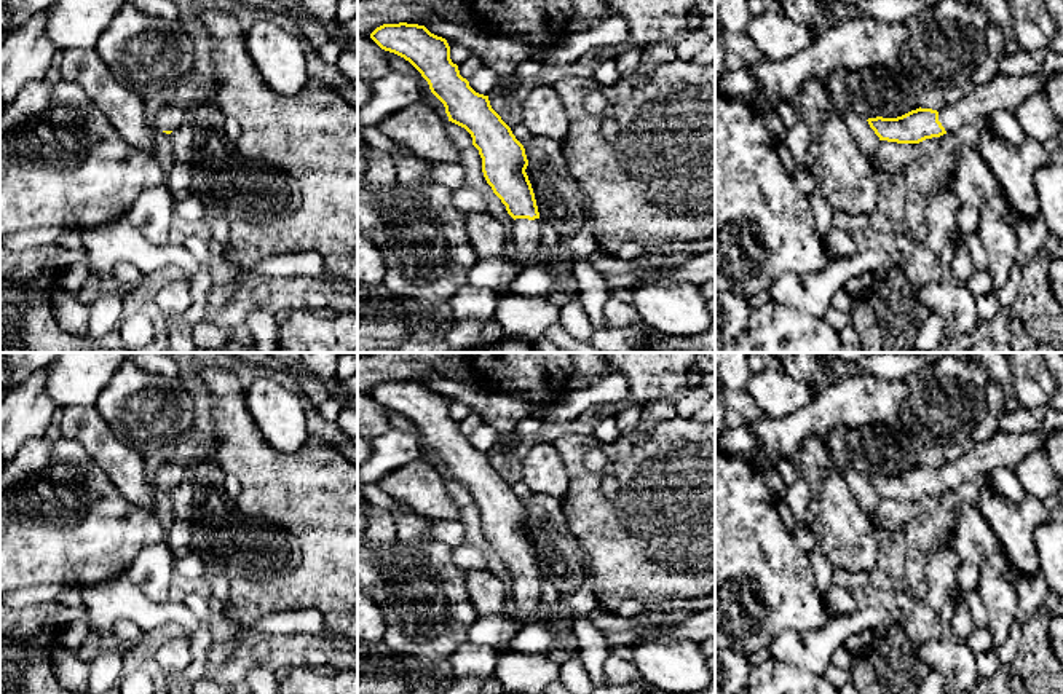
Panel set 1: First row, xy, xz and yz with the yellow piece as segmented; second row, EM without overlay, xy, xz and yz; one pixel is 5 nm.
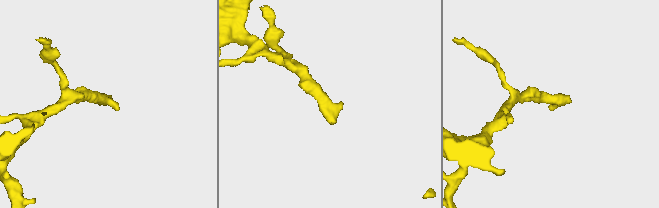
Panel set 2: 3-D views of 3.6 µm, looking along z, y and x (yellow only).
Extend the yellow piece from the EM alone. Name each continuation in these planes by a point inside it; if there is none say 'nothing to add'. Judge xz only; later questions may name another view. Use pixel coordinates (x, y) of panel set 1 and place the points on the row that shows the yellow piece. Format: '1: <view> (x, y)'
1: xz (525, 233)

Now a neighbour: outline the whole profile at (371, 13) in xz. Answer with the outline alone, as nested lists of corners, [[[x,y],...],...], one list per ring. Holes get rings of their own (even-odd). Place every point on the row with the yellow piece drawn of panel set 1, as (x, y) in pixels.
[[[359,0],[358,35],[370,37],[383,24],[425,26],[434,14],[453,24],[477,22],[468,0]]]

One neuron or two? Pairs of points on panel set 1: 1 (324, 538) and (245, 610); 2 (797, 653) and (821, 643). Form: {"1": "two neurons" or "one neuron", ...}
{"1": "one neuron", "2": "one neuron"}

